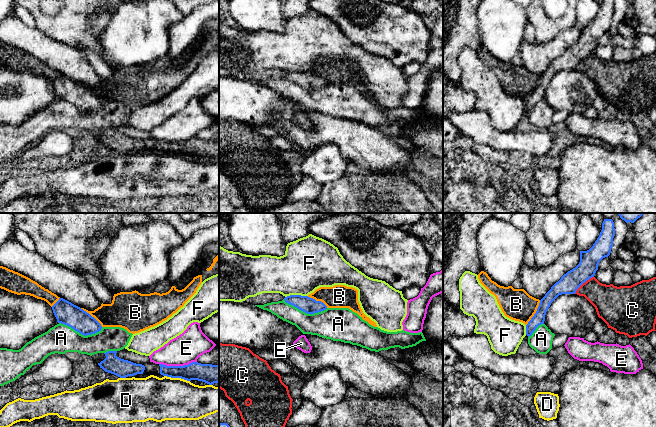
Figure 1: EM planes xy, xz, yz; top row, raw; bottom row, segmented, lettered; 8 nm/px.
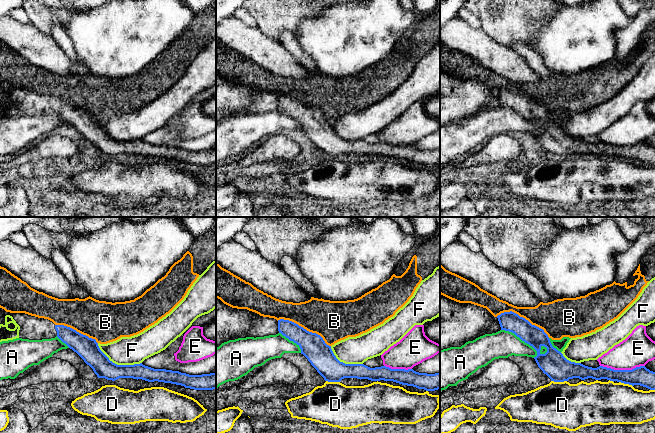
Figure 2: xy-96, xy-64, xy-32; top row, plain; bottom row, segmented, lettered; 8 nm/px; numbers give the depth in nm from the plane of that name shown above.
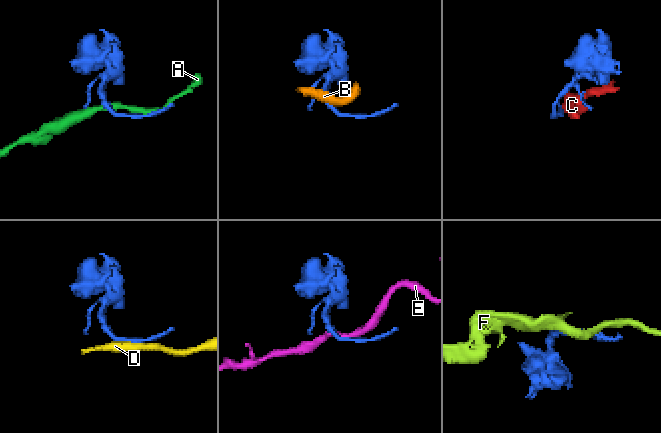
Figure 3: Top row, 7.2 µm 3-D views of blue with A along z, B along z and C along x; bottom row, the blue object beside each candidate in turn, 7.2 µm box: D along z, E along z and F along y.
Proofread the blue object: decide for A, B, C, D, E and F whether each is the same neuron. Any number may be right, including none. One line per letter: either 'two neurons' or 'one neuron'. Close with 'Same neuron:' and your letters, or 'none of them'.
A: two neurons
B: two neurons
C: two neurons
D: two neurons
E: two neurons
F: two neurons
Same neuron: none of them

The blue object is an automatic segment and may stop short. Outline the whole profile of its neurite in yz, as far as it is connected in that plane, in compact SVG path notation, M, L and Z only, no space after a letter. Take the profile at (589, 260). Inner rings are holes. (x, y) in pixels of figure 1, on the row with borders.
M604 219L602 230L593 246L587 251L580 251L579 264L564 274L540 300L536 313L526 325L526 335L529 337L536 328L544 324L545 315L551 303L562 294L575 294L577 289L598 270L599 262L608 257L613 246L615 236L614 222Z

